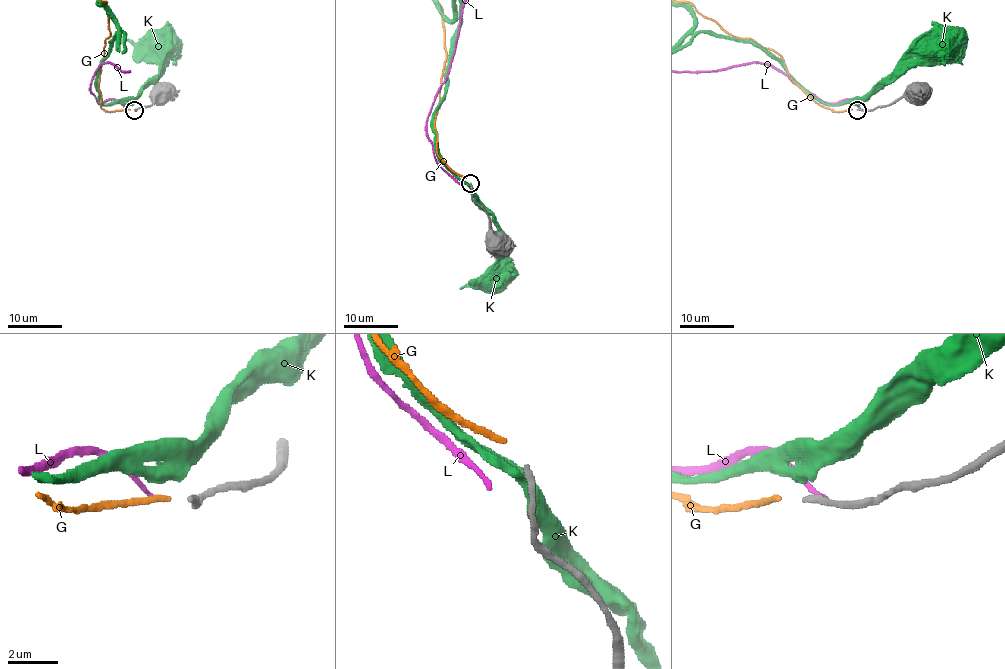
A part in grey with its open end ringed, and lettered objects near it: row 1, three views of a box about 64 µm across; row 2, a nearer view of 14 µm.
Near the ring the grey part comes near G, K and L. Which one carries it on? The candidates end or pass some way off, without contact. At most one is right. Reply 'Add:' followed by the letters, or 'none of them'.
Add: G

